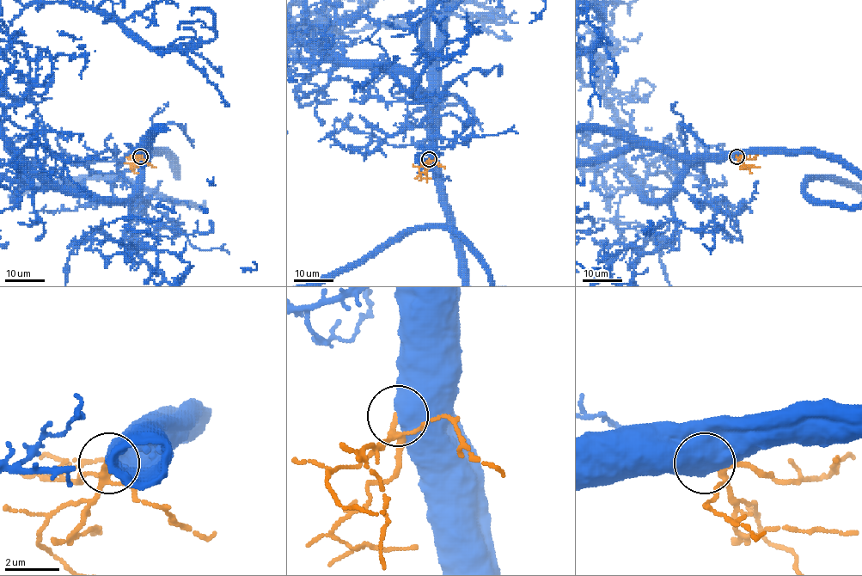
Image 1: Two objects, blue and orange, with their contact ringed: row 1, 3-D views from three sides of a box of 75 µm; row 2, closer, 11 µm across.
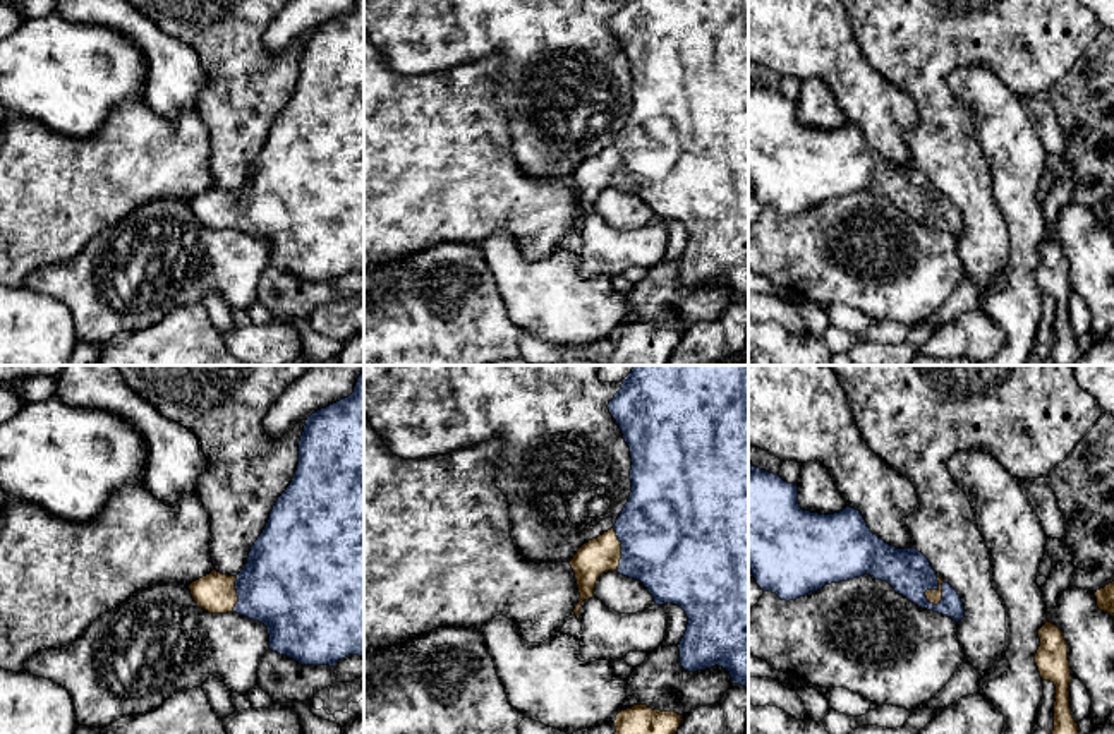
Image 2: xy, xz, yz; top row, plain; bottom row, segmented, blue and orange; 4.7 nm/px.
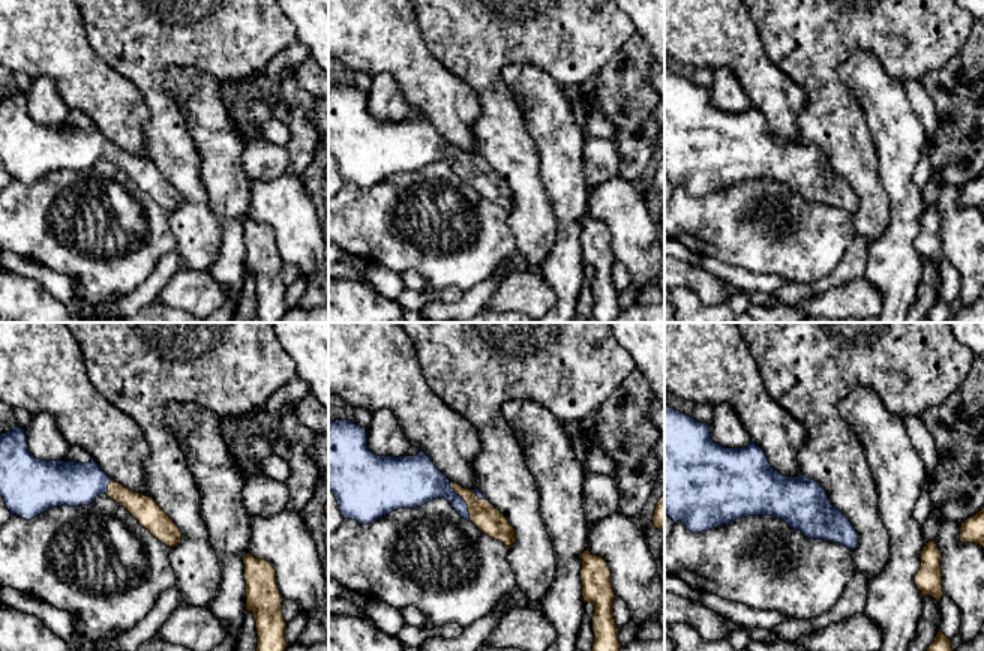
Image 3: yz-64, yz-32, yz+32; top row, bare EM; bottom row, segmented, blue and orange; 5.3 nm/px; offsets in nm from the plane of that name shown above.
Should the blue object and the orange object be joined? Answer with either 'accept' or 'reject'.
accept

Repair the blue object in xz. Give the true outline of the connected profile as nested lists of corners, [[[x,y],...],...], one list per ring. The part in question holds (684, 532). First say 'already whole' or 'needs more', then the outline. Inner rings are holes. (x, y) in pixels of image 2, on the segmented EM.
needs more | [[[635,365],[621,382],[608,410],[630,448],[632,492],[615,526],[584,544],[570,561],[580,593],[572,616],[580,616],[582,602],[594,597],[596,581],[602,573],[618,571],[640,581],[654,597],[656,605],[675,604],[685,611],[688,624],[678,645],[680,664],[685,671],[697,672],[717,665],[730,672],[733,684],[748,689],[748,365]]]

